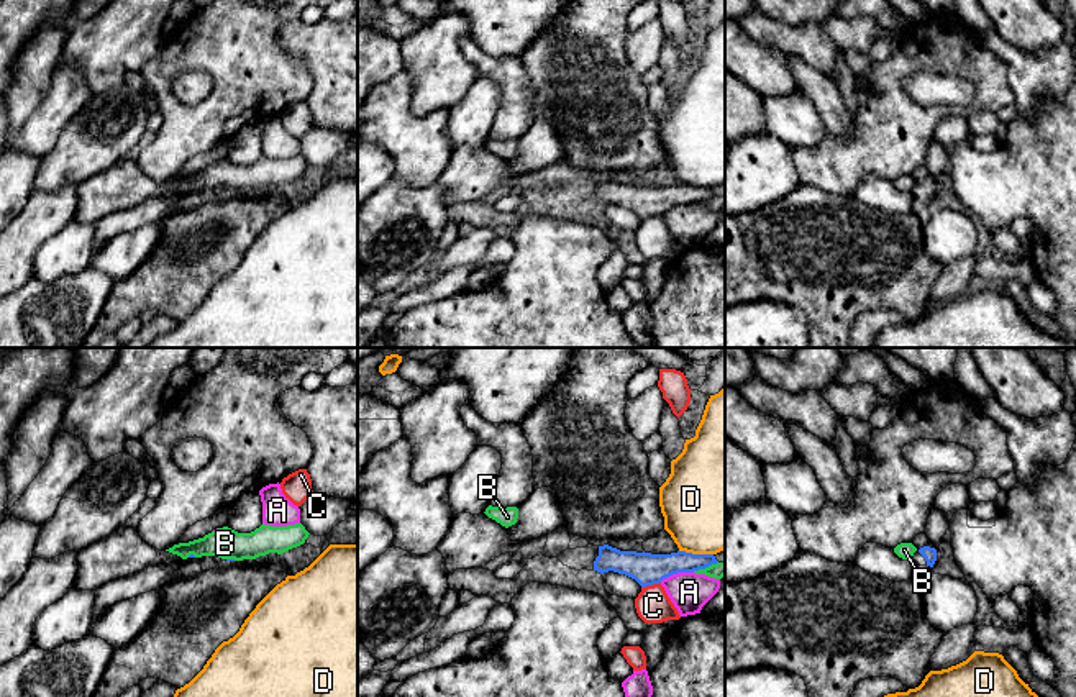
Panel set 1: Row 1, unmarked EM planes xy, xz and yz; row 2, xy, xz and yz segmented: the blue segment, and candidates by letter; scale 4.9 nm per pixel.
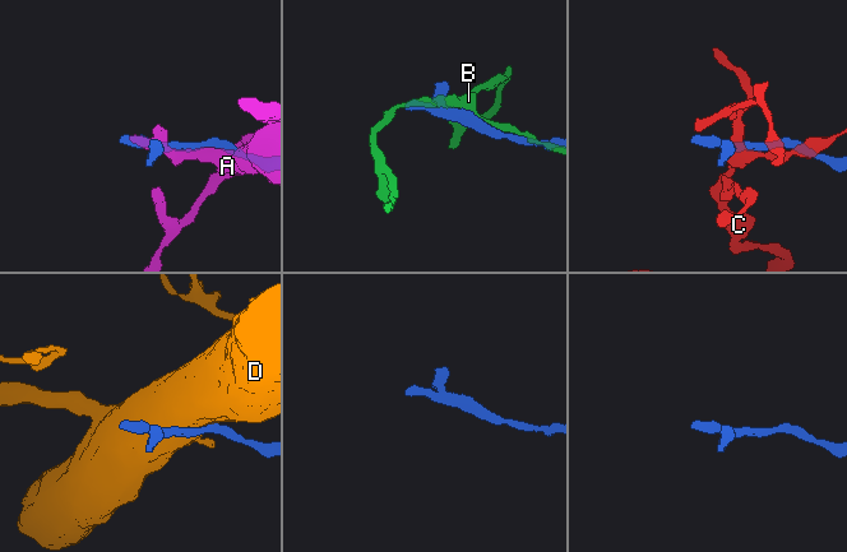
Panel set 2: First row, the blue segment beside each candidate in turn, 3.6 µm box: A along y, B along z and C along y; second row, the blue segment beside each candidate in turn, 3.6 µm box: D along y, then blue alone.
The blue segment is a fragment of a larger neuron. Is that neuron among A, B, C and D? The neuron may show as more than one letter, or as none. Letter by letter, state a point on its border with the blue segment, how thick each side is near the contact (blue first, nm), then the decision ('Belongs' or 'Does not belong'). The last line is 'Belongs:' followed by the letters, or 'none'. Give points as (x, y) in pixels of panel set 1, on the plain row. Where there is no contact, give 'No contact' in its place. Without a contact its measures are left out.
A: Touches blue at xz (676, 205). Thickness 160 nm (blue) against 190 nm. Does not belong
B: Touches blue at xz (704, 200). Thickness 140 nm (blue) against 80 nm. Does not belong
C: Touches blue at xz (650, 217). Thickness 160 nm (blue) against 170 nm. Does not belong
D: Touches blue at xz (696, 187). Thickness 150 nm (blue) against 460 nm. Does not belong
Belongs: none

